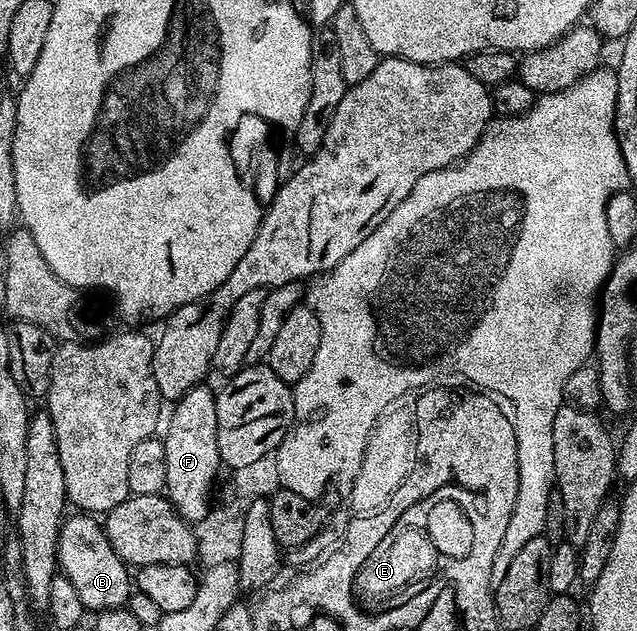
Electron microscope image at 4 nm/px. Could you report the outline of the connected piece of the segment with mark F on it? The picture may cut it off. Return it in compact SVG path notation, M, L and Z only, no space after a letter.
M200 384L188 392L185 397L178 399L171 410L171 419L166 419L165 430L162 435L163 447L165 448L165 480L167 488L165 496L175 506L186 522L199 523L213 509L211 502L211 489L215 486L215 477L221 471L219 461L219 449L217 448L217 404L215 403L216 391L210 390L207 384Z

